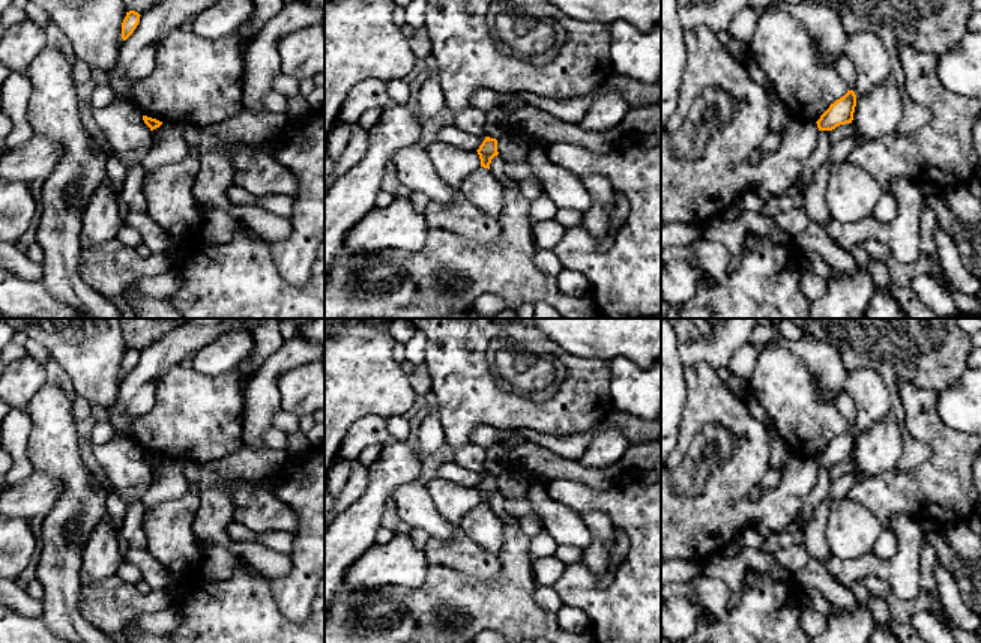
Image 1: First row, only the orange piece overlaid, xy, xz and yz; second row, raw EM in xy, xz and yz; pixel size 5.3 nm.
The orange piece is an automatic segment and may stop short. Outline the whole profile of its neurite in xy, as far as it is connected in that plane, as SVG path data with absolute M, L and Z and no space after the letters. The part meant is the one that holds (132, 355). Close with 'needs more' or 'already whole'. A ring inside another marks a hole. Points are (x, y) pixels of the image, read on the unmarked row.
M129 347L126 349L126 353L122 359L122 376L126 377L134 367L137 365L138 359L140 359L140 350L135 347Z; already whole

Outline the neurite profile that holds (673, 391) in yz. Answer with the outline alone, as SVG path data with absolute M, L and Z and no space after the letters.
M661 318L661 464L676 448L687 406L684 365L676 332Z

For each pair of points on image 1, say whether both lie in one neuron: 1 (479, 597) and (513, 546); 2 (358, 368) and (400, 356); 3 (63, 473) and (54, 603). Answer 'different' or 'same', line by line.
1: same
2: different
3: same

